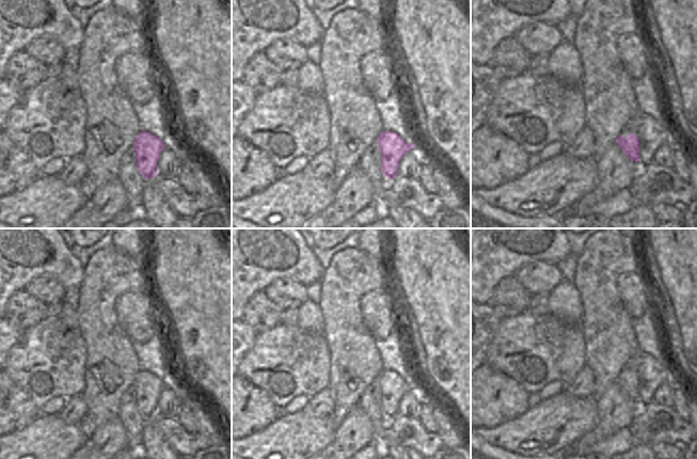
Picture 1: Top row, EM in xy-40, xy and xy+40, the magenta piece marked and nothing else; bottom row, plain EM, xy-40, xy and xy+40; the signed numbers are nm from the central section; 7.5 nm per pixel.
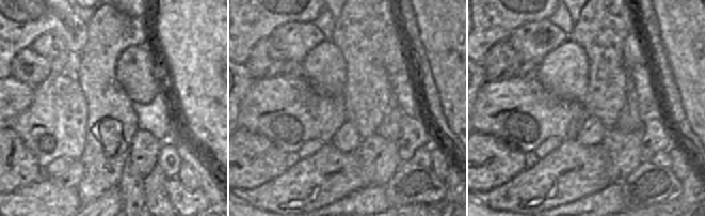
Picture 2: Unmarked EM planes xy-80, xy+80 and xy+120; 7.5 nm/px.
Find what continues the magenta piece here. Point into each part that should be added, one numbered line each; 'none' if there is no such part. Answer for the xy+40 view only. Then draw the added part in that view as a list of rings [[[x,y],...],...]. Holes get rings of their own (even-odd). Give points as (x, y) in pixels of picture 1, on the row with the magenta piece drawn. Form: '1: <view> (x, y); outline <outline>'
1: xy+40 (652, 133); outline [[[639,112],[631,120],[631,124],[635,126],[639,139],[639,165],[652,163],[660,146],[676,144],[669,124],[664,117],[656,120]]]

